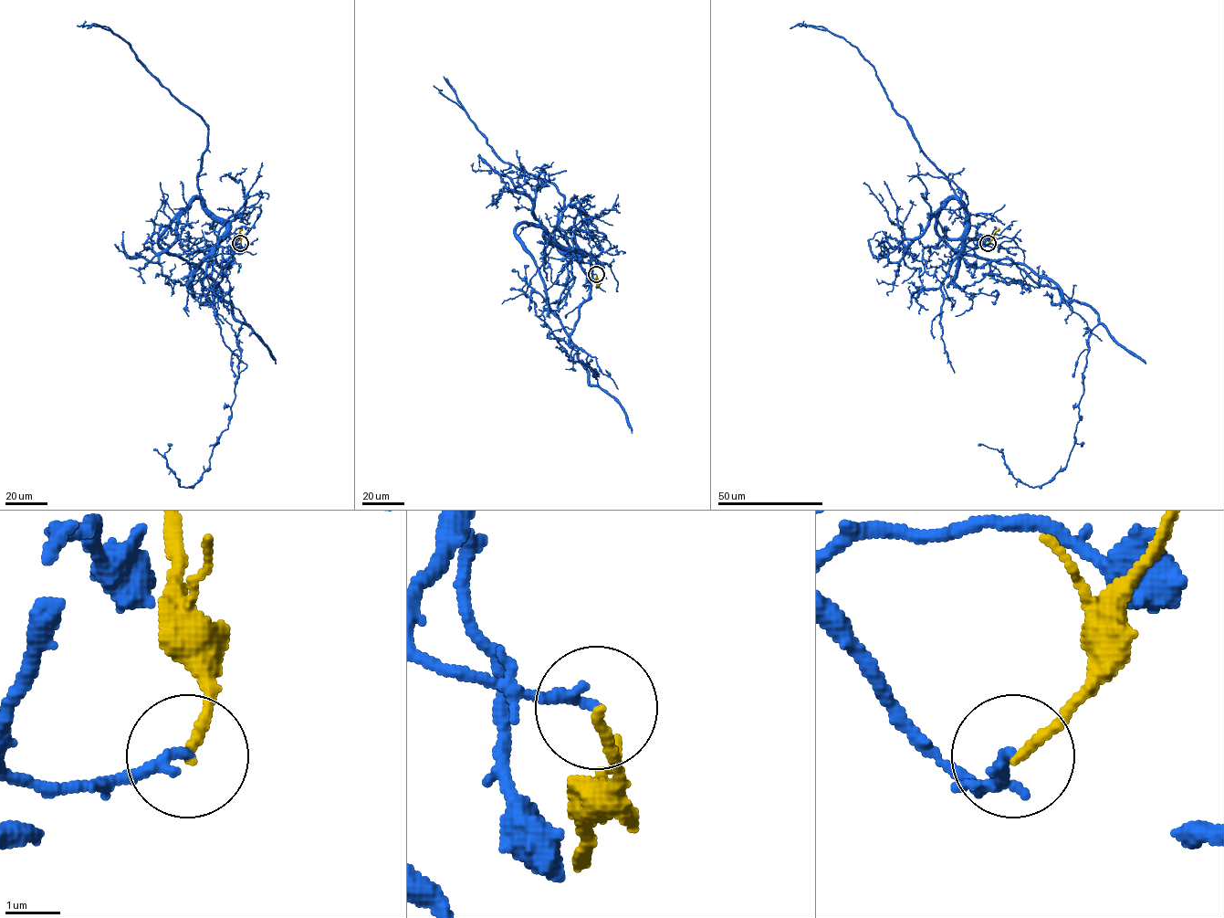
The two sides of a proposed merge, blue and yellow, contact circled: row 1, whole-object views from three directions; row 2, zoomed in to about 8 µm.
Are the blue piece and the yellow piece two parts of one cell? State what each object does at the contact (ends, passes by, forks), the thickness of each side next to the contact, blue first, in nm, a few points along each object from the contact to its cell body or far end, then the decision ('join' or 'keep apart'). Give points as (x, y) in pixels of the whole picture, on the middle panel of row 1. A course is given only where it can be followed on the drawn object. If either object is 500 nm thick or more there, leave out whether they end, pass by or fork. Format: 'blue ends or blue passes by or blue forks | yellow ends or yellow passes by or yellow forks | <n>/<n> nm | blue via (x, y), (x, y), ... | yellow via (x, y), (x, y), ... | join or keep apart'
blue ends | yellow ends | 220/160 nm | blue via (596, 274), (572, 249), (590, 294), (570, 342), (597, 385), (521, 290), (528, 265) | yellow via (596, 274), (598, 287) | keep apart

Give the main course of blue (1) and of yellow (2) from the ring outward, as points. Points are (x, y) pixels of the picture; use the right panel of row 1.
1: (988, 243), (967, 237), (962, 257), (1010, 260), (1098, 323), (1067, 465), (1030, 487), (978, 445)
2: (988, 243), (999, 229)

